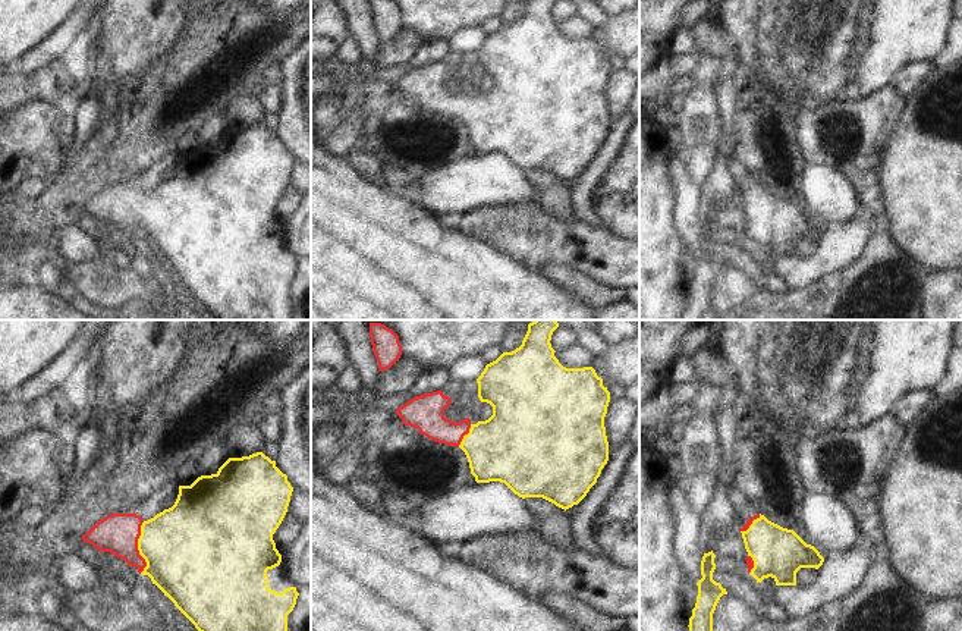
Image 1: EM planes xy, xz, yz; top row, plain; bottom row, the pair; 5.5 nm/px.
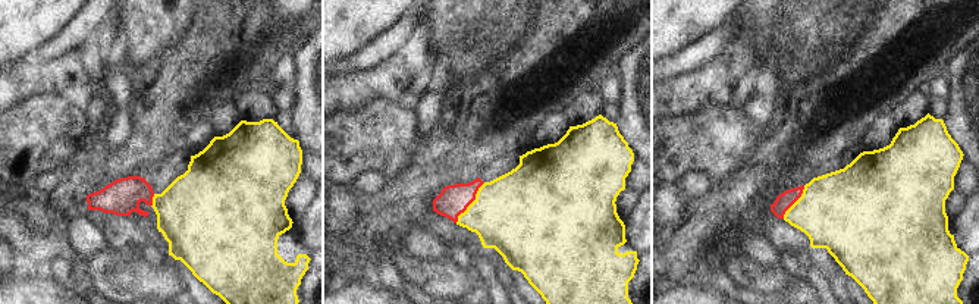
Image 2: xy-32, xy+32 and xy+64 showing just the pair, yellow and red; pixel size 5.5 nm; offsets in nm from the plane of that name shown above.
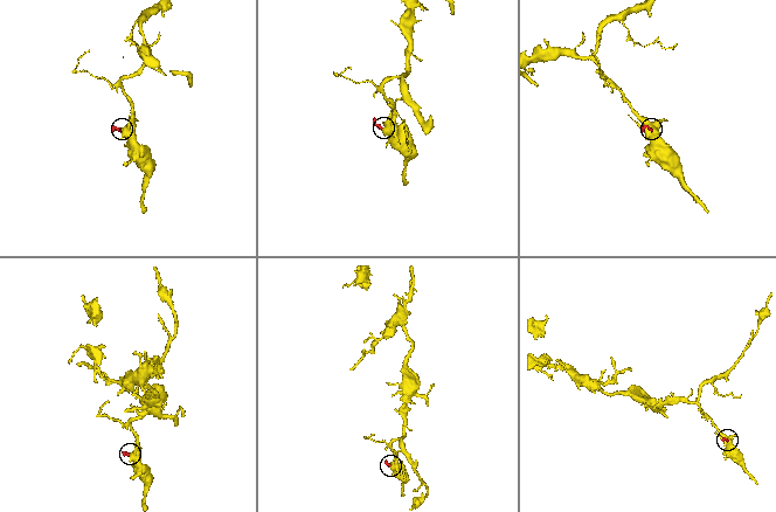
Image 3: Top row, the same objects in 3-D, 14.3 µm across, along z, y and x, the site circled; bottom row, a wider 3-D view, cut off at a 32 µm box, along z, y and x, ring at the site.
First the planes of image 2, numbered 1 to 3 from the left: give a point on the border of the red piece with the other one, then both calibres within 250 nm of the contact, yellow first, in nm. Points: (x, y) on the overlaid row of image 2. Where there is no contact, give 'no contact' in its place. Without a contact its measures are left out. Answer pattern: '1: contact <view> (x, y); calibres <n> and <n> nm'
1: contact xy-32 (153, 200); calibres 420 and 200 nm
2: contact xy+32 (471, 203); calibres 440 and 160 nm
3: contact xy+64 (796, 201); calibres 440 and 90 nm

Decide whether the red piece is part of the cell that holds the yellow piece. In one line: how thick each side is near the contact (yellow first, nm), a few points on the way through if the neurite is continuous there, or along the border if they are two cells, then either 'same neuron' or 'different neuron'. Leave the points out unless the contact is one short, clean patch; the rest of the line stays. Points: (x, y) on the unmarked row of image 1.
calibres 460 and 220 nm; way xy (184, 217), (138, 219), (126, 207), (118, 204); same neuron

